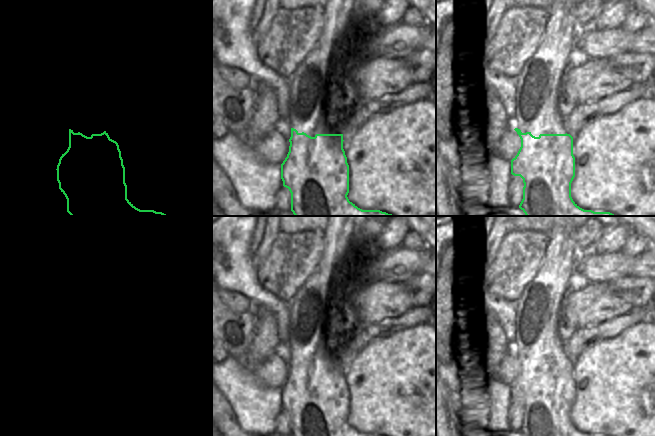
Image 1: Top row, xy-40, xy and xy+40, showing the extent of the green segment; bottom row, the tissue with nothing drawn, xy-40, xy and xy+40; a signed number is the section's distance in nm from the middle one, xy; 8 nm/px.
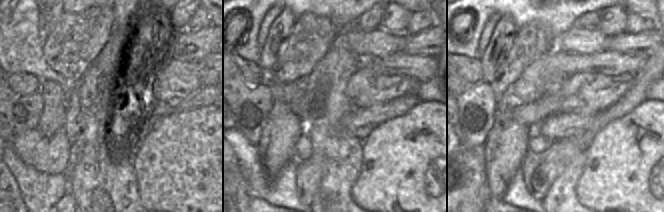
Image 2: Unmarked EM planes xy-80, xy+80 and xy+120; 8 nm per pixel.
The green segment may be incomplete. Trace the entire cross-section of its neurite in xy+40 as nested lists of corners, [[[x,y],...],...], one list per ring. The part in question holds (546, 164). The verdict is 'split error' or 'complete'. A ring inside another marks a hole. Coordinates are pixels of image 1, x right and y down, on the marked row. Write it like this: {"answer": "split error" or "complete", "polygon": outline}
{"answer": "split error", "polygon": [[[554,2],[547,8],[549,19],[543,39],[515,78],[513,128],[521,139],[521,147],[511,160],[511,174],[523,179],[523,199],[519,208],[526,216],[616,216],[610,212],[584,210],[573,201],[571,183],[575,177],[575,157],[570,134],[540,134],[535,137],[531,132],[521,132],[528,121],[539,115],[540,108],[563,108],[559,89],[561,79],[571,65],[575,41],[574,7],[568,2]]]}

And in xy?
{"answer": "split error", "polygon": [[[327,0],[325,21],[321,37],[289,78],[289,115],[284,122],[291,125],[290,146],[287,157],[281,164],[283,186],[291,193],[291,211],[295,216],[393,216],[380,210],[362,210],[349,201],[349,165],[343,149],[343,134],[316,134],[314,137],[298,131],[306,120],[315,115],[318,108],[337,108],[337,79],[347,65],[349,43],[354,34],[349,13],[357,0]]]}

